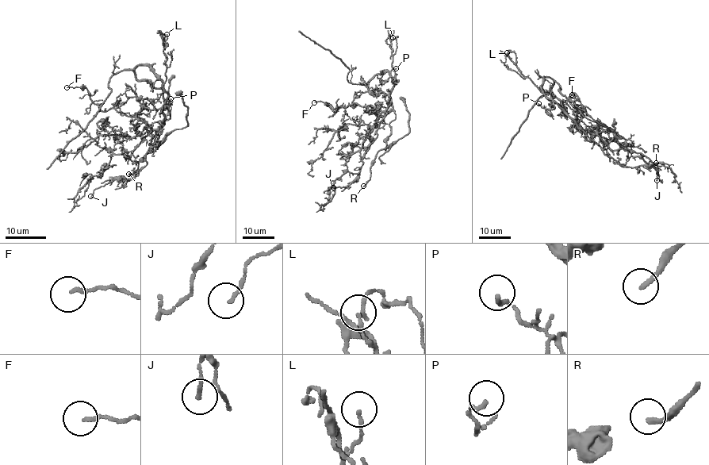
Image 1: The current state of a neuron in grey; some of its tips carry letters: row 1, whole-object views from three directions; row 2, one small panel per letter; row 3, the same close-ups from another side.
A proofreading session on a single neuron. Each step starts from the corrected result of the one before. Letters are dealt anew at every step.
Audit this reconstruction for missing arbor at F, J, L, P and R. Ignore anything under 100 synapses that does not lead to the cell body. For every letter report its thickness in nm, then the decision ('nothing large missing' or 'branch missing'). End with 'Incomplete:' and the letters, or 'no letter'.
F: 140 nm | nothing large missing
J: 140 nm | nothing large missing
L: 140 nm | nothing large missing
P: 160 nm | nothing large missing
R: 180 nm | nothing large missing
Incomplete: no letter

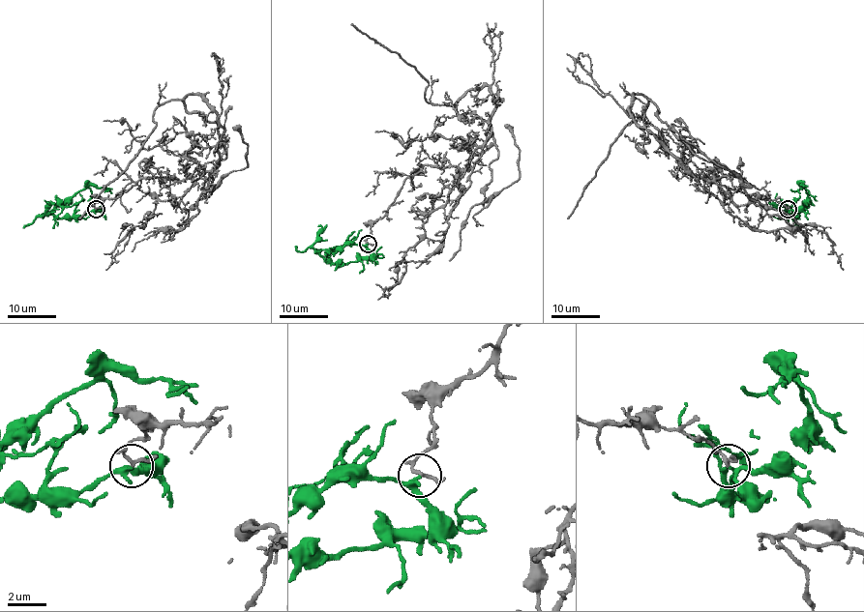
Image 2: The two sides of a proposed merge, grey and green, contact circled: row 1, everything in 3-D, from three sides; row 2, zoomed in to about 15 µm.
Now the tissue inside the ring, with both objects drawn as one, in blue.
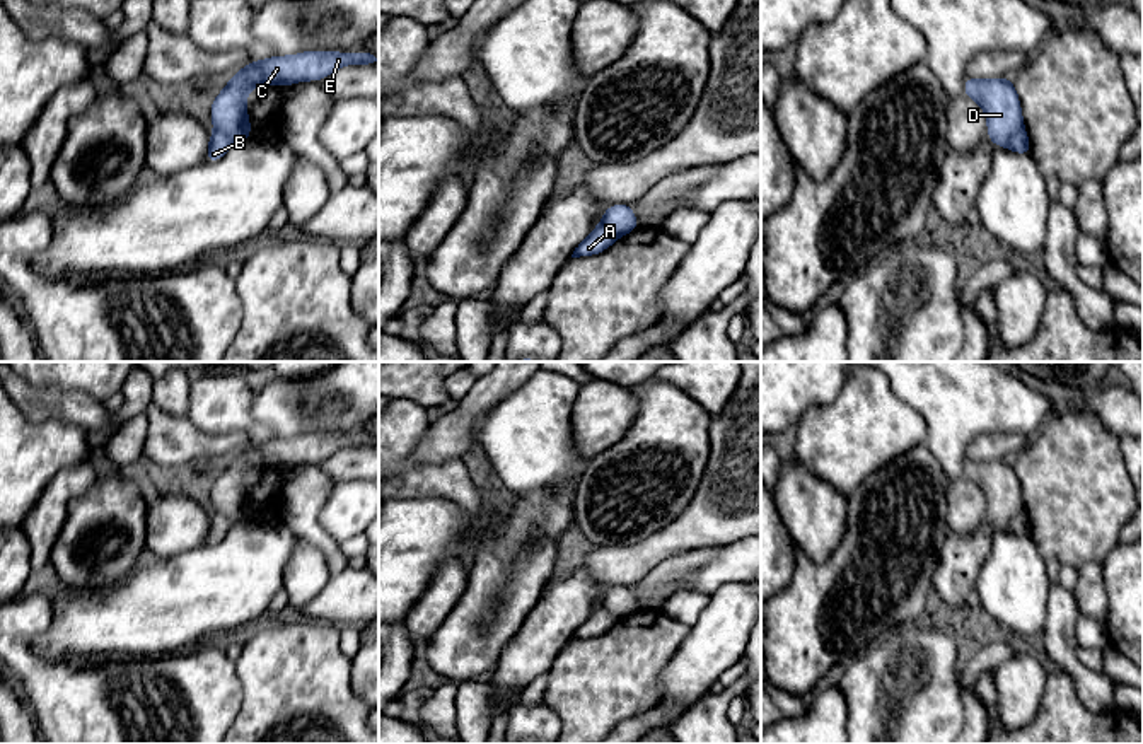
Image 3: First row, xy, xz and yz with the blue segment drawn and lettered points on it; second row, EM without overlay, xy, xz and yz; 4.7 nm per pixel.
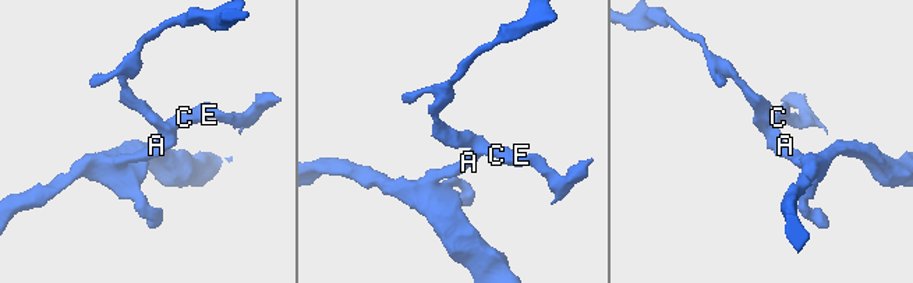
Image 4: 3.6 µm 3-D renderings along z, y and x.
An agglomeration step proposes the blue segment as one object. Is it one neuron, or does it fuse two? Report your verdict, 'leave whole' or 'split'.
split

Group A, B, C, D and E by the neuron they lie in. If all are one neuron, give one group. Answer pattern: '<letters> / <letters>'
A B / C D E

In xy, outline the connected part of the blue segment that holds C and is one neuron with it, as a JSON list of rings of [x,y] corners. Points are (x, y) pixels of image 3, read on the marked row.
[[[304,51],[290,56],[273,56],[251,61],[230,77],[230,82],[215,97],[210,118],[213,126],[230,137],[232,142],[251,138],[251,121],[247,118],[246,96],[261,85],[290,85],[307,80],[322,80],[345,65],[372,65],[379,56],[368,51],[358,53],[324,53]]]

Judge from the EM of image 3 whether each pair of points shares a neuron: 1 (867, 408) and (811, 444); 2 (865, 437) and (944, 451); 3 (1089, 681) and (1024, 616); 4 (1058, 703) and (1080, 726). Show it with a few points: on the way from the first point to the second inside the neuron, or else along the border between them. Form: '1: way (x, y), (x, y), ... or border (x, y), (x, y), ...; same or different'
1: way (853, 422), (833, 442), (824, 444); same
2: border (908, 405), (922, 415), (927, 427), (927, 441); different
3: border (1050, 592), (1044, 628), (1041, 632); different
4: way (1063, 709), (1075, 720); same

